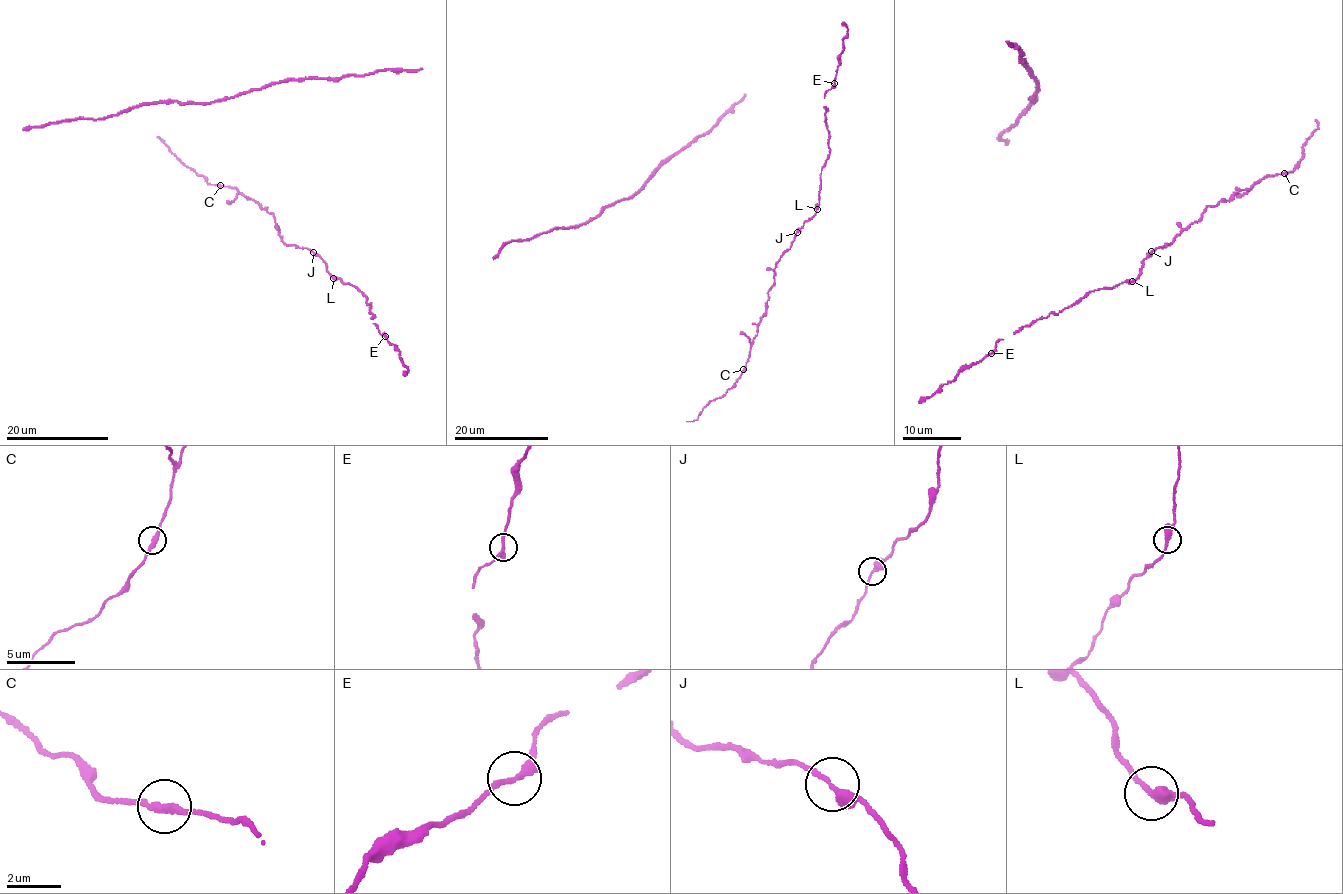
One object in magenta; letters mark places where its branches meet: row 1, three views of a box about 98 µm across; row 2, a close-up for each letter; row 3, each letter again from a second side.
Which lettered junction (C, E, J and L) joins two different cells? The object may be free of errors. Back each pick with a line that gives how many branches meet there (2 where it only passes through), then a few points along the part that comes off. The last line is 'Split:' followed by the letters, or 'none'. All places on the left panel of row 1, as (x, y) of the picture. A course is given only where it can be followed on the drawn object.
Split: none

